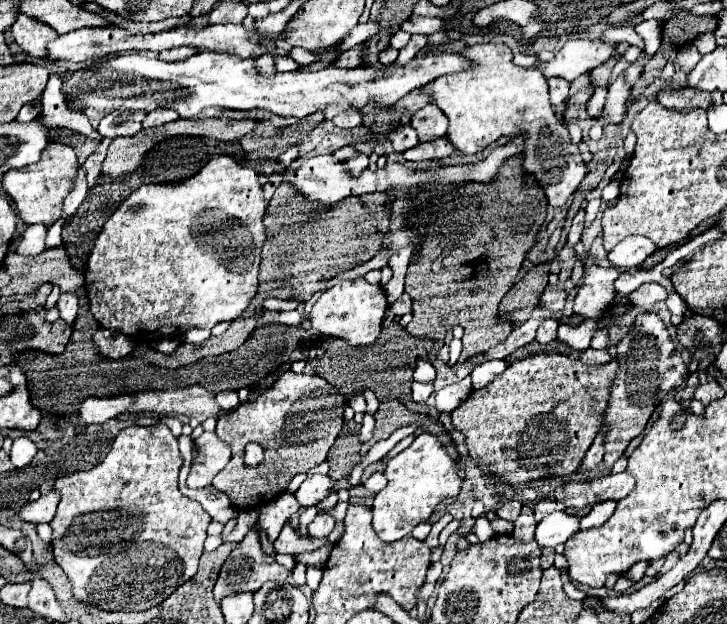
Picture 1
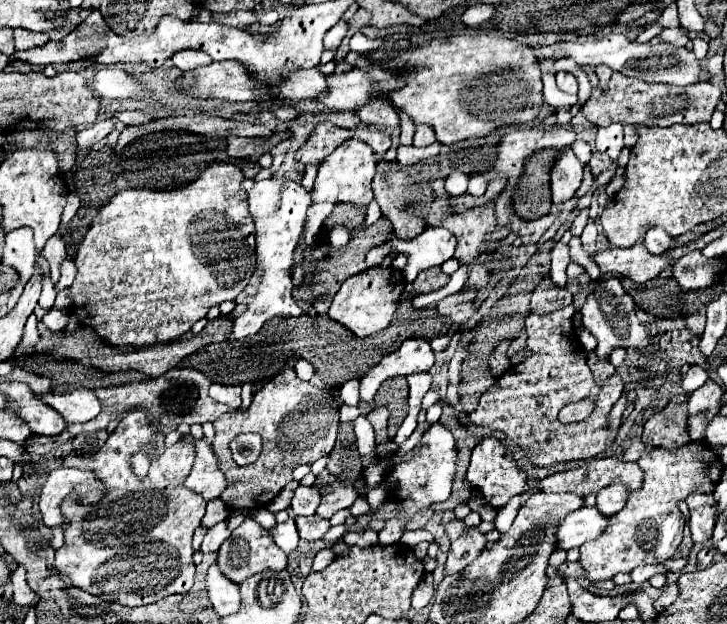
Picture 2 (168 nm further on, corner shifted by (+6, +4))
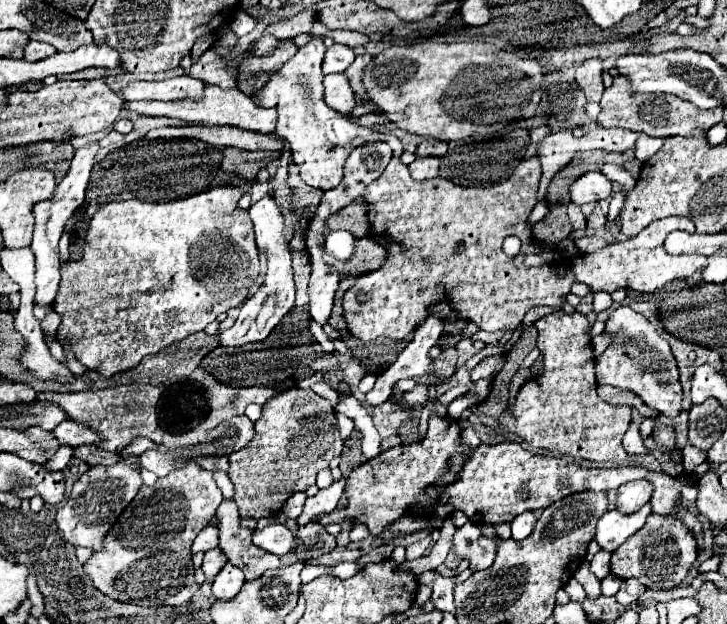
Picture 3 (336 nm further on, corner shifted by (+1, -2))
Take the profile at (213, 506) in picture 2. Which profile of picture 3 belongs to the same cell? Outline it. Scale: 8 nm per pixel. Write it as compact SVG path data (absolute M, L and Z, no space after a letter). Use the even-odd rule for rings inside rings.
M205 527L199 535L197 535L197 539L193 541L193 553L199 553L199 551L211 551L211 549L215 549L217 545L219 545L219 529L217 527Z

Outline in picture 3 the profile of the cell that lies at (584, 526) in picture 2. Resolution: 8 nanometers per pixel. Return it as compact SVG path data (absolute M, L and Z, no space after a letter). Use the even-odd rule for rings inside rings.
M649 503L631 515L625 515L621 511L607 511L597 523L595 541L601 545L601 549L615 551L623 541L627 541L631 535L635 535L635 531L639 531L639 527L643 527L643 523L647 521L647 517L651 513L653 511L651 511Z

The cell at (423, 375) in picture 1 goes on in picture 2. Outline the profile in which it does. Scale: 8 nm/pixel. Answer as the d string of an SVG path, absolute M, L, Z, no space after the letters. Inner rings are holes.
M406 339L400 349L386 355L370 373L360 379L360 399L370 403L382 381L396 375L428 371L434 365L434 353L426 339Z

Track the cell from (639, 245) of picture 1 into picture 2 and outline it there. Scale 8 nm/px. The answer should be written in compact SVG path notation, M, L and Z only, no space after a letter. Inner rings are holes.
M654 227L644 235L644 245L650 253L658 255L672 249L672 237L662 227Z

